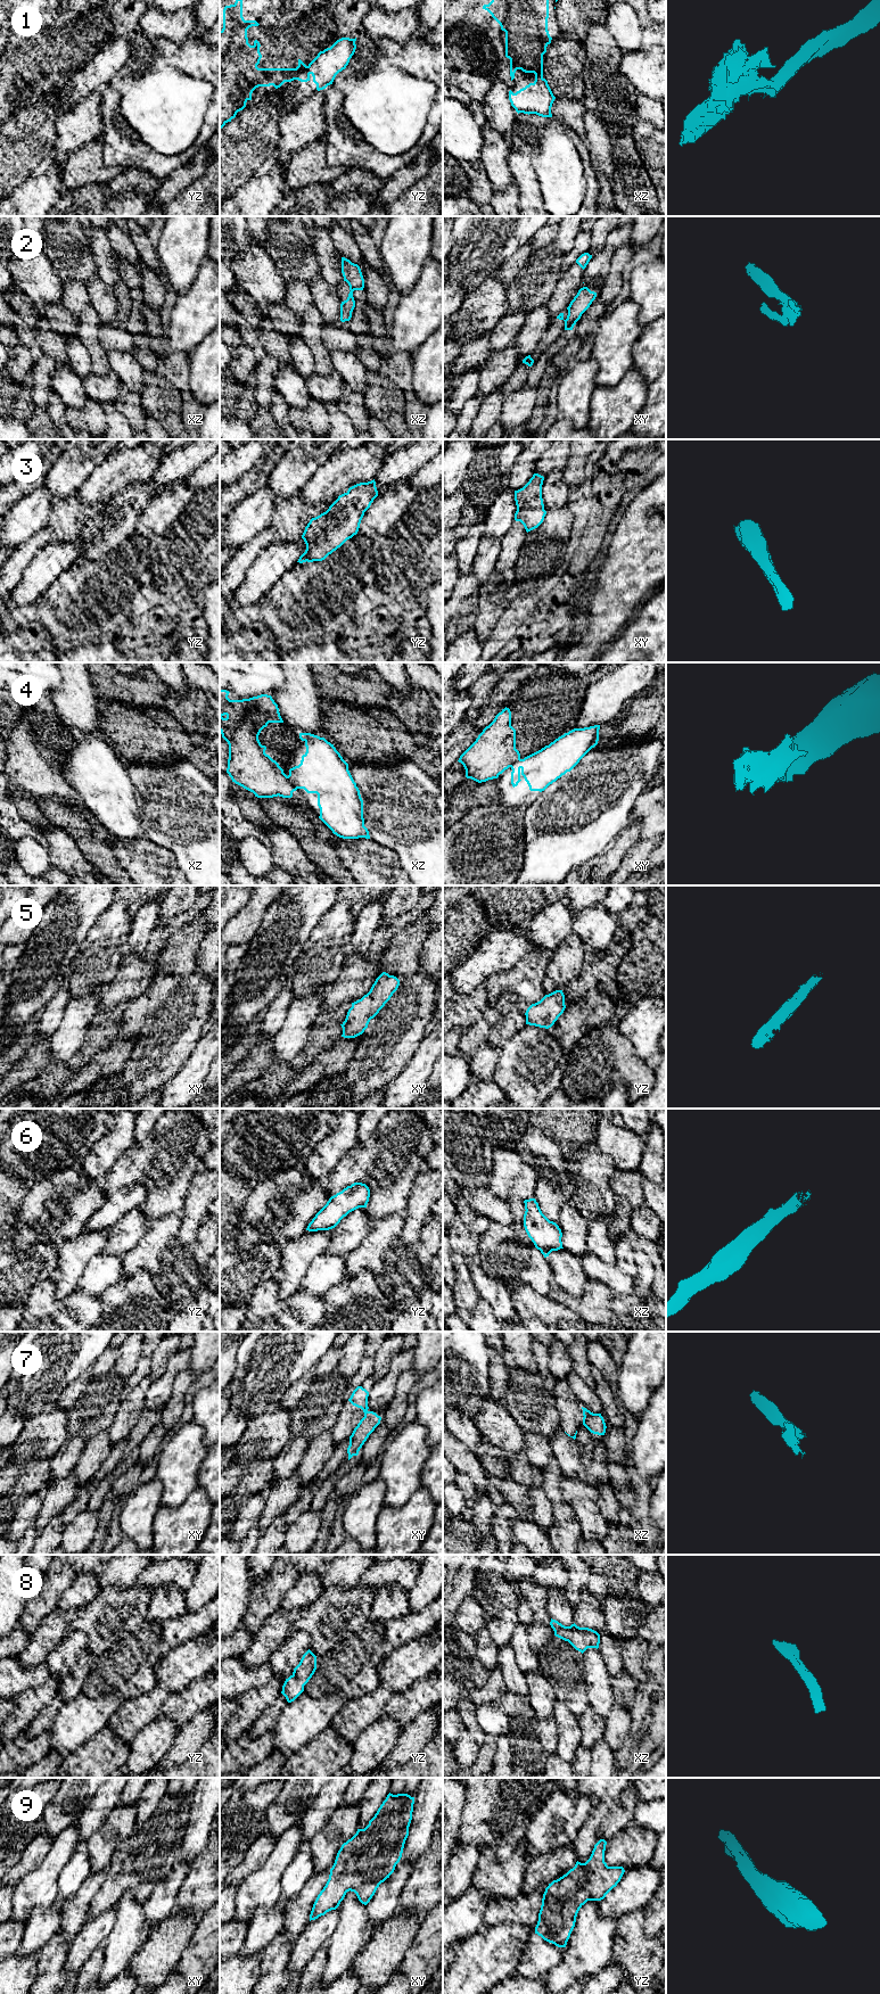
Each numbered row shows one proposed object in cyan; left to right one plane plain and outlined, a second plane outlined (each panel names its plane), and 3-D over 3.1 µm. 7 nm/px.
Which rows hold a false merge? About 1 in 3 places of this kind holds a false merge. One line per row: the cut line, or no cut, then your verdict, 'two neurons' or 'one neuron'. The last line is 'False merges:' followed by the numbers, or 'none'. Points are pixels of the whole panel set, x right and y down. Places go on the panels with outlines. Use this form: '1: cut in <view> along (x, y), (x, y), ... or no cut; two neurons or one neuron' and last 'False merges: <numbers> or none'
1: cut in yz along (306, 66), (296, 79); two neurons
2: cut in xz along (350, 285), (354, 289); two neurons
3: no cut; one neuron
4: cut in xz along (287, 776), (297, 788); two neurons
5: no cut; one neuron
6: no cut; one neuron
7: cut in xy along (368, 1411), (364, 1415); two neurons
8: no cut; one neuron
9: no cut; one neuron
False merges: 1, 2, 4, 7

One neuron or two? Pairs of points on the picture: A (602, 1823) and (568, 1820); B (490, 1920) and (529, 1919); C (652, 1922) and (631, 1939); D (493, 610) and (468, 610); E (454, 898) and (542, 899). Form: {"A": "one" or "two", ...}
{"A": "two", "B": "one", "C": "two", "D": "two", "E": "one"}

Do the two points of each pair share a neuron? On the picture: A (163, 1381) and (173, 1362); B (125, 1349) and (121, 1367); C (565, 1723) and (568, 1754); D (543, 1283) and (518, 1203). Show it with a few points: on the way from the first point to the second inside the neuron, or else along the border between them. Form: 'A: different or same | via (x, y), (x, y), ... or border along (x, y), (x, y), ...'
A: same | via (167, 1376), (173, 1367)
B: same | via (125, 1353), (125, 1362)
C: same | via (567, 1731), (567, 1746)
D: same | via (525, 1263), (520, 1263), (498, 1244), (515, 1226)

